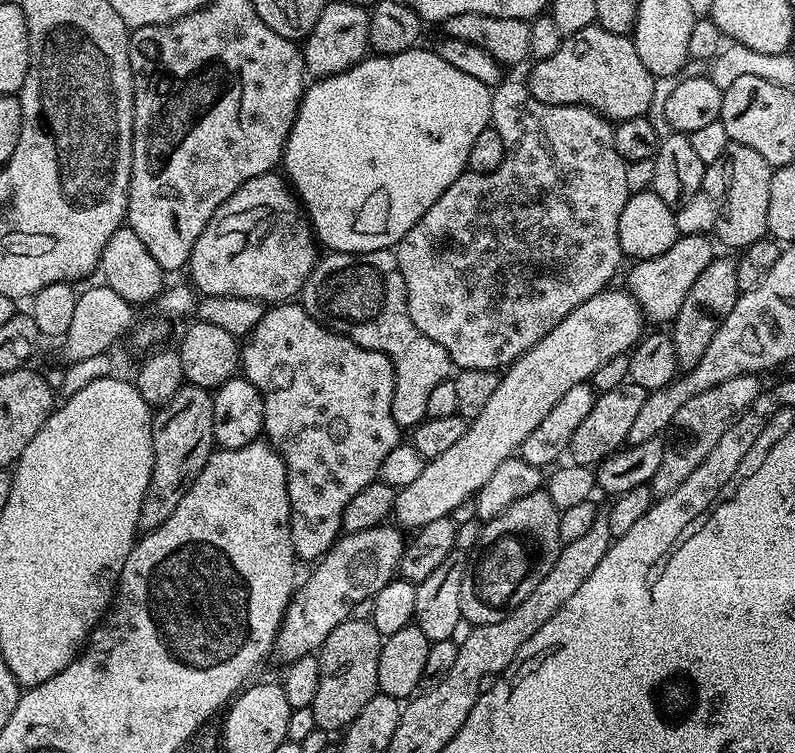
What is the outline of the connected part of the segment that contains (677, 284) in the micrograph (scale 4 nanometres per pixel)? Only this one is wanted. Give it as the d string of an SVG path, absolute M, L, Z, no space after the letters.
M707 235L680 236L674 246L666 250L666 254L658 254L649 260L638 260L631 265L632 273L628 276L626 288L636 299L645 321L652 323L653 320L656 326L664 326L675 320L678 310L682 310L682 302L686 302L686 294L690 294L690 286L694 286L698 274L702 274L702 270L706 270L714 258L713 241L708 239Z

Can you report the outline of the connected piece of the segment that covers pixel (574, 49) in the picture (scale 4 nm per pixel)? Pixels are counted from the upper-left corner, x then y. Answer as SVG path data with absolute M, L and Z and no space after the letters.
M593 26L586 30L578 30L578 34L566 36L564 41L546 58L533 63L532 73L526 77L528 93L538 102L546 102L550 106L582 106L593 108L609 122L619 122L648 115L648 107L654 93L657 77L642 66L642 58L638 58L638 50L634 50L631 39L622 34L614 34L610 30Z

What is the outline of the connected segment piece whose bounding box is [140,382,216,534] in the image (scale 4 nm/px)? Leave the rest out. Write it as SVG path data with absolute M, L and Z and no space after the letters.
M185 382L170 398L170 402L159 405L152 417L152 445L154 446L154 470L150 474L150 486L146 486L146 498L142 498L140 532L153 532L170 514L174 506L182 502L182 494L190 490L194 478L202 474L202 466L213 454L214 438L213 393Z

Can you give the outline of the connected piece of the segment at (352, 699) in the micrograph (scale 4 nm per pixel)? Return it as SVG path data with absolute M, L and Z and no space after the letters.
M343 620L330 638L318 650L320 673L318 674L318 694L314 694L312 713L316 727L329 734L339 733L358 718L362 706L370 702L378 689L378 654L382 637L371 620Z

